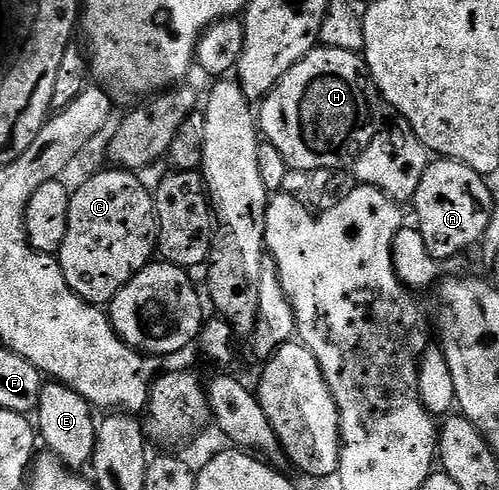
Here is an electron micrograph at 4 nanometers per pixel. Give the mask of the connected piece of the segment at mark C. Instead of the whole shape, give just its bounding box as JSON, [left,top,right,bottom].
[59,170,157,305]

